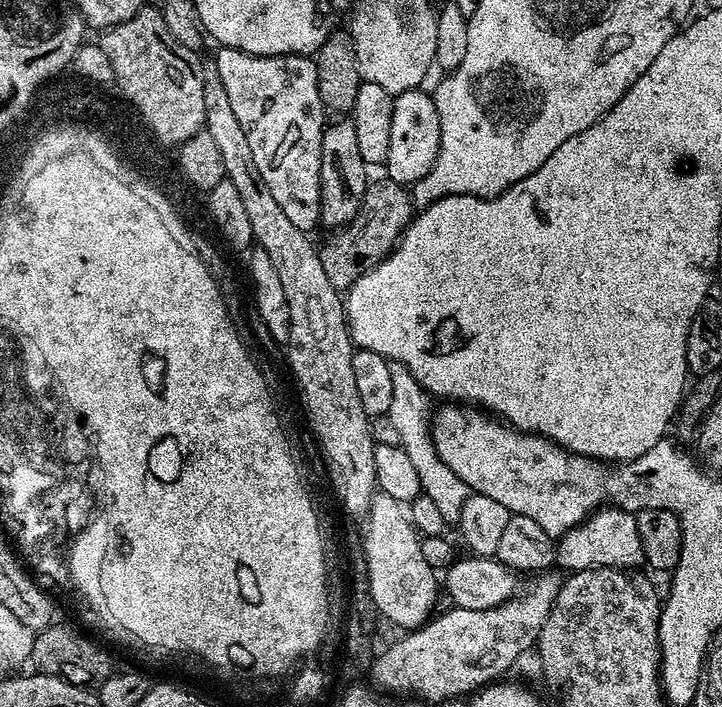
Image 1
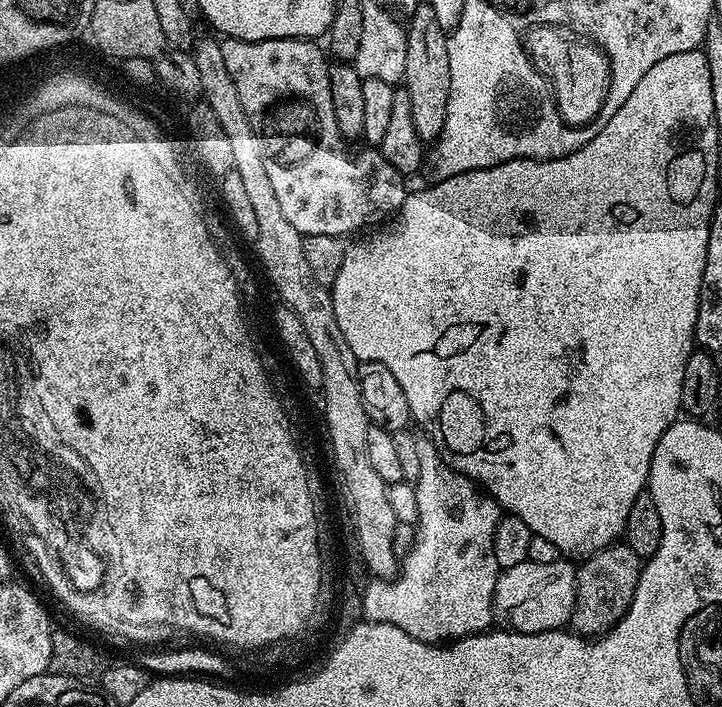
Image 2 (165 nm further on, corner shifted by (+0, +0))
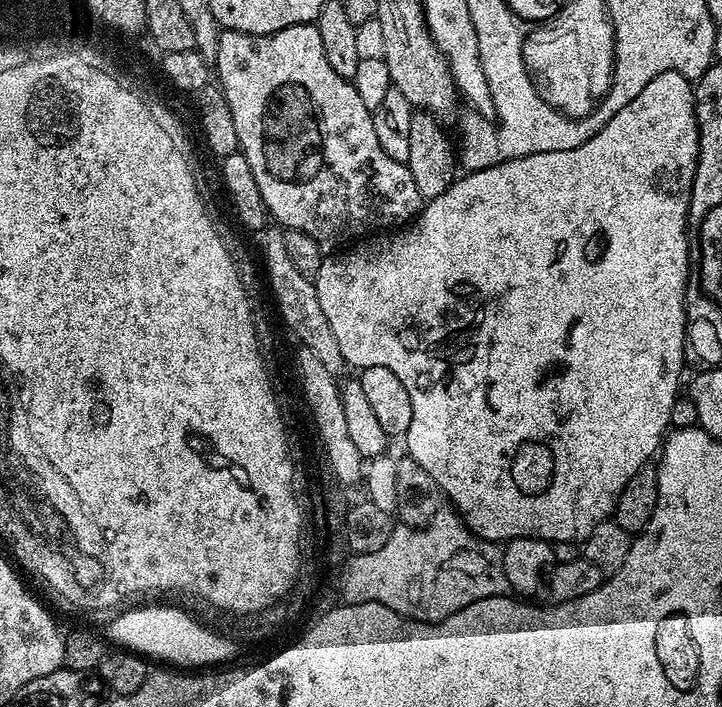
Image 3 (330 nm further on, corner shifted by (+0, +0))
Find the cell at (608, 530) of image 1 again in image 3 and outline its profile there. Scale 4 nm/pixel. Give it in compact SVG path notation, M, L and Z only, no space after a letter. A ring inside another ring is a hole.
M663 72L646 82L639 94L626 106L622 106L622 110L618 110L618 114L614 114L614 118L610 118L610 122L606 122L606 126L598 134L594 134L594 138L582 142L582 146L574 146L574 150L550 150L550 154L513 156L501 164L492 164L486 170L461 175L444 193L429 199L421 207L420 215L404 230L409 232L396 230L391 234L376 234L321 259L320 268L314 277L318 303L322 305L322 314L326 314L326 322L330 322L330 330L334 330L334 338L338 338L338 350L342 350L345 363L351 367L353 364L356 370L370 366L388 366L398 374L398 378L404 380L406 390L410 390L410 406L414 406L414 418L410 418L410 430L403 436L403 443L408 443L407 451L414 458L414 462L418 462L418 466L422 466L422 470L426 470L426 474L436 480L436 485L446 497L447 503L449 500L453 504L449 505L475 536L493 542L507 542L523 536L533 536L552 544L583 542L603 520L609 519L615 513L616 503L626 482L630 482L630 478L634 478L634 474L638 474L638 470L651 461L648 460L651 456L653 459L659 453L665 438L665 433L660 432L660 428L667 429L670 425L670 410L674 410L674 402L681 391L680 375L684 372L684 356L686 360L688 319L684 313L684 295L688 289L688 207L697 158L698 122L693 81L687 80L681 72Z

